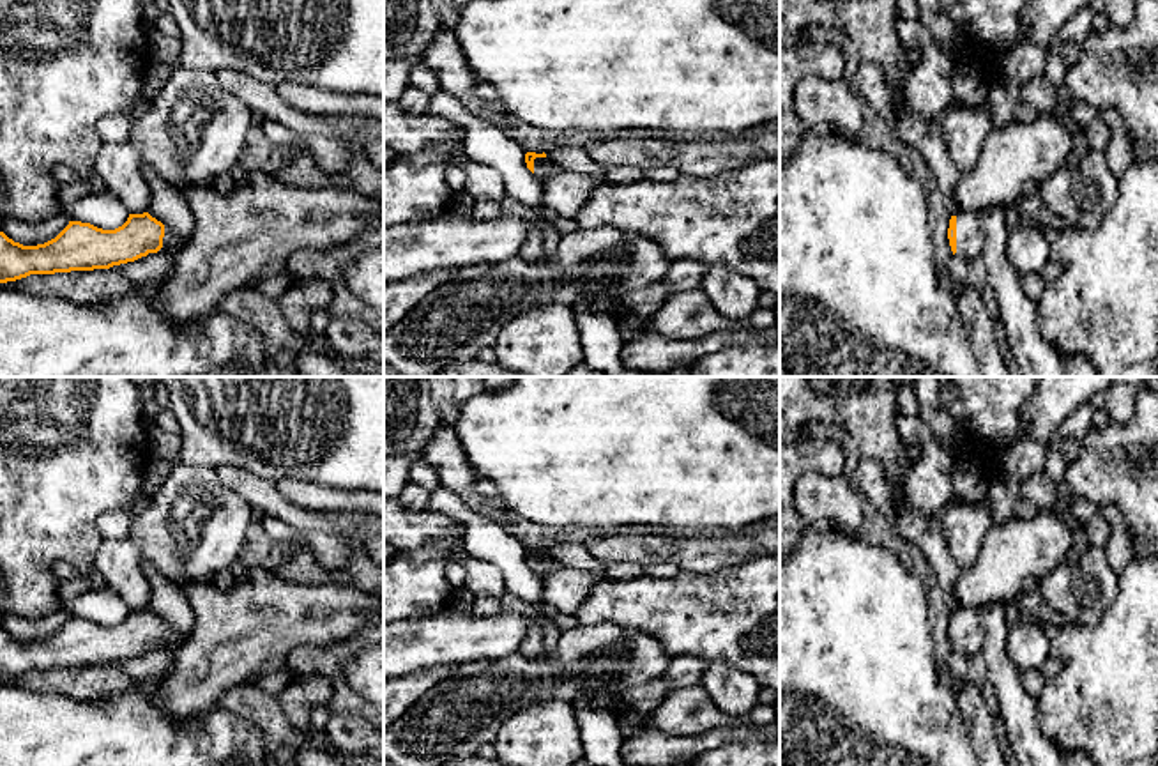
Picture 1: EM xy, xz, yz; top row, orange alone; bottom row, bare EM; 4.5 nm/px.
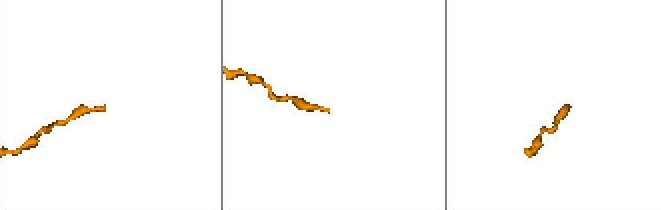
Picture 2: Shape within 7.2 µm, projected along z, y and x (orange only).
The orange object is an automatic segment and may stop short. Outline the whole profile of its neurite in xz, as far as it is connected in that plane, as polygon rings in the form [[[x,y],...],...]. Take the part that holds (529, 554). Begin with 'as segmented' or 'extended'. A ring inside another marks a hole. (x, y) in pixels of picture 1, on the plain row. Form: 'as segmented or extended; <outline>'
extended; [[[527,548],[525,550],[525,559],[527,559],[527,564],[539,577],[545,577],[548,573],[553,573],[553,571],[564,568],[559,561],[555,561],[553,557],[550,557],[545,548],[543,550]]]

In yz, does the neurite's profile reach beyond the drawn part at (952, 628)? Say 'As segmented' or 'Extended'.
Extended

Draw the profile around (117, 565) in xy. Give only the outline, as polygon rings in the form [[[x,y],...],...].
[[[131,538],[103,540],[95,554],[94,573],[113,589],[129,610],[149,607],[152,584],[141,566],[141,550]]]

